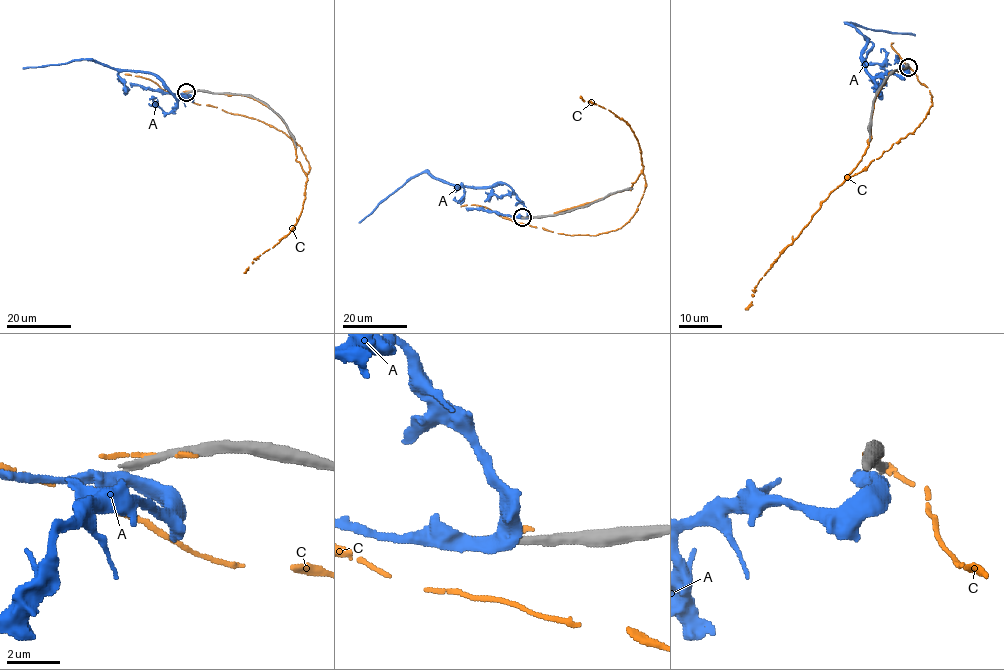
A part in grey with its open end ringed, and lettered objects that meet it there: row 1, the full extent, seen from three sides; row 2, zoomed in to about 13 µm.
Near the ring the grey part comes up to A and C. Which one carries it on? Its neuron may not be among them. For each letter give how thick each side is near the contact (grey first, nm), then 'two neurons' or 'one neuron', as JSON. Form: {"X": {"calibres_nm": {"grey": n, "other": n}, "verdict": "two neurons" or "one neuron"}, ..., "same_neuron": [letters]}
{"A": {"calibres_nm": {"grey": 360, "other": 480}, "verdict": "two neurons"}, "C": {"calibres_nm": {"grey": 300, "other": 140}, "verdict": "two neurons"}, "same_neuron": []}

